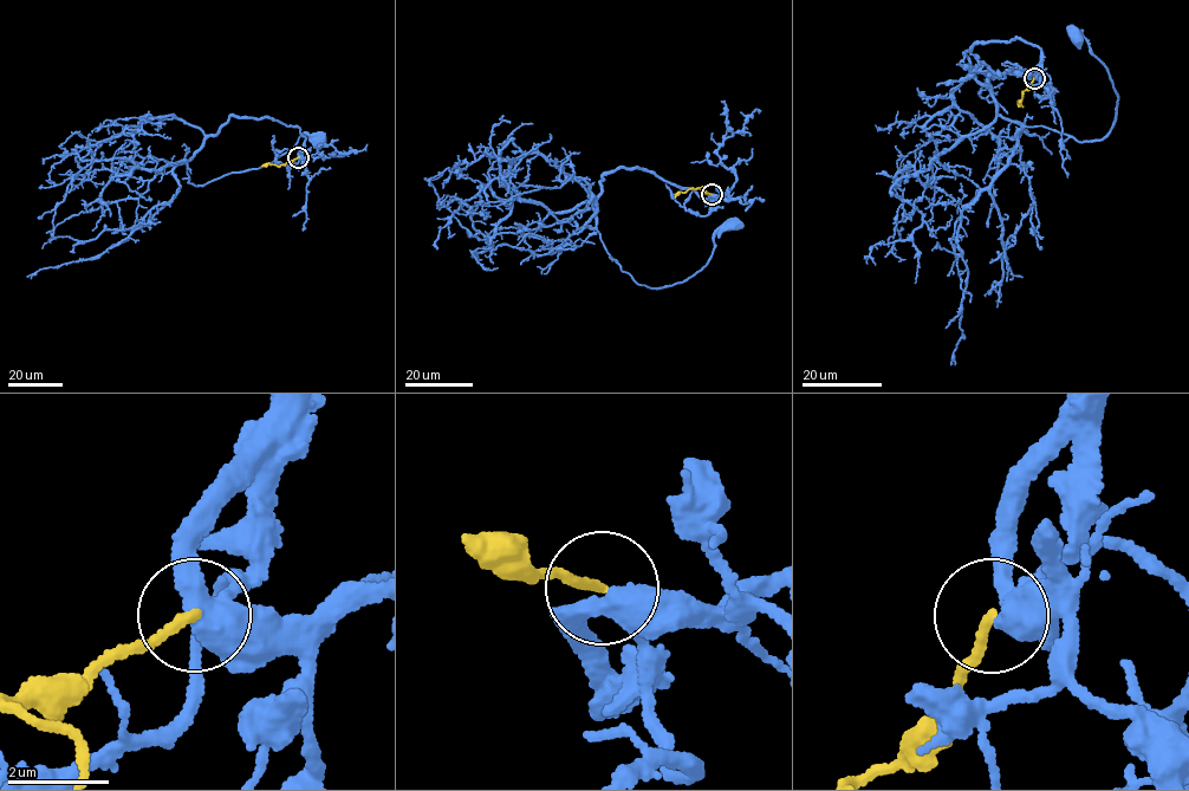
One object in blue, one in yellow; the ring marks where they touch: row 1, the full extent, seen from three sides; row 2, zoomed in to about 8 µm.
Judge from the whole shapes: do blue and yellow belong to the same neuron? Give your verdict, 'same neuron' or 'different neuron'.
same neuron

